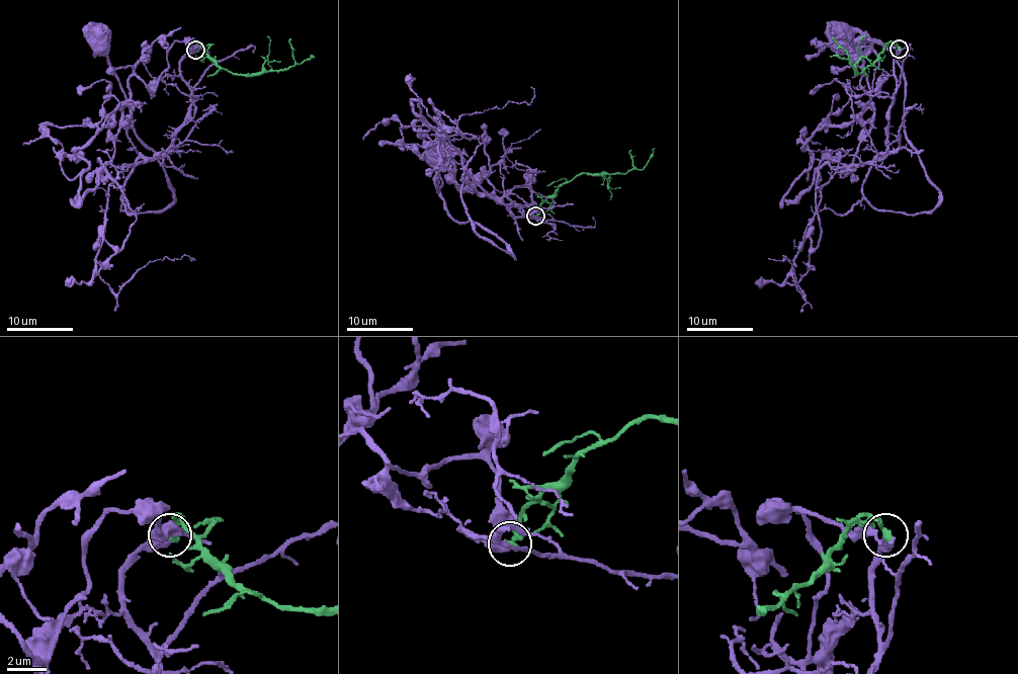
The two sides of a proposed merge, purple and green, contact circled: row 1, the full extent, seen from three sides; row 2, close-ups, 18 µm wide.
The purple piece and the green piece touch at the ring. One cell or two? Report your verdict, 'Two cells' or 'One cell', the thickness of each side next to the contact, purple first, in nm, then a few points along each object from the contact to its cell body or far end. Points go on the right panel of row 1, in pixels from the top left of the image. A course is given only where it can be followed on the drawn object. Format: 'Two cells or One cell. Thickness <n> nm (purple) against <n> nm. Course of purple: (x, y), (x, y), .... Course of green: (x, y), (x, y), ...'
One cell. Thickness 400 nm (purple) against 400 nm. Course of purple: (898, 49), (886, 150), (863, 196), (928, 213), (938, 188), (905, 134), (905, 75), (876, 40), (843, 35). Course of green: (898, 49), (892, 41), (858, 74), (855, 74), (856, 70), (846, 59), (830, 57)

